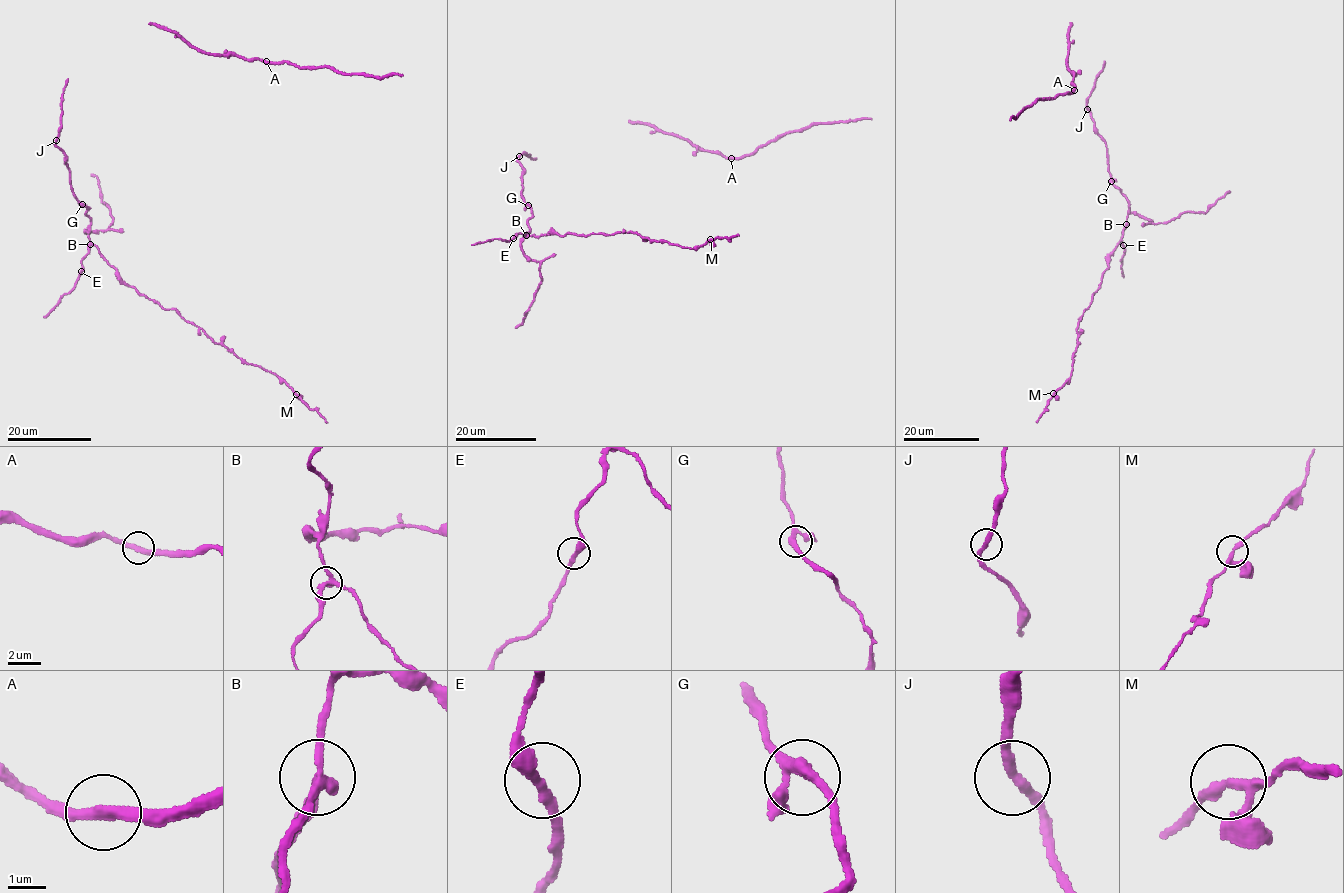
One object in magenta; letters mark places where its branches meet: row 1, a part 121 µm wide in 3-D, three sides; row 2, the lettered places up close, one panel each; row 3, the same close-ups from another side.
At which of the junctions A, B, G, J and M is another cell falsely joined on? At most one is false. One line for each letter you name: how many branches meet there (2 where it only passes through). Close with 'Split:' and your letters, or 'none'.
B: 3 branches meet
Split: B

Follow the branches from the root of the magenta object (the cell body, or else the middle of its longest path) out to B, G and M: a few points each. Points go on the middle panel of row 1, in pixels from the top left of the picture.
B: (518, 156), (523, 171), (521, 194), (532, 214), (526, 235)
G: (518, 156), (523, 171), (521, 194), (528, 205)
M: (518, 156), (523, 171), (521, 194), (532, 214), (525, 234), (630, 231), (695, 249), (711, 239)

